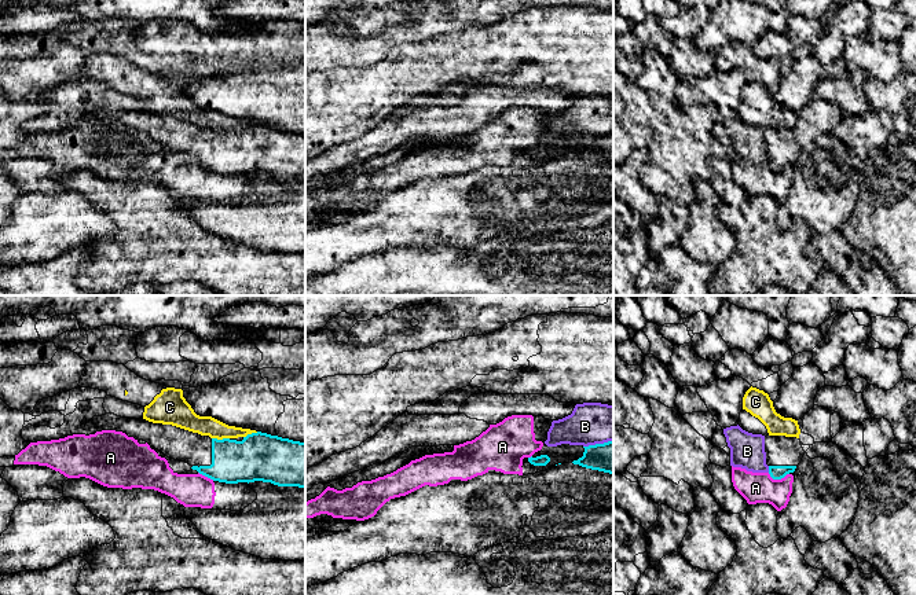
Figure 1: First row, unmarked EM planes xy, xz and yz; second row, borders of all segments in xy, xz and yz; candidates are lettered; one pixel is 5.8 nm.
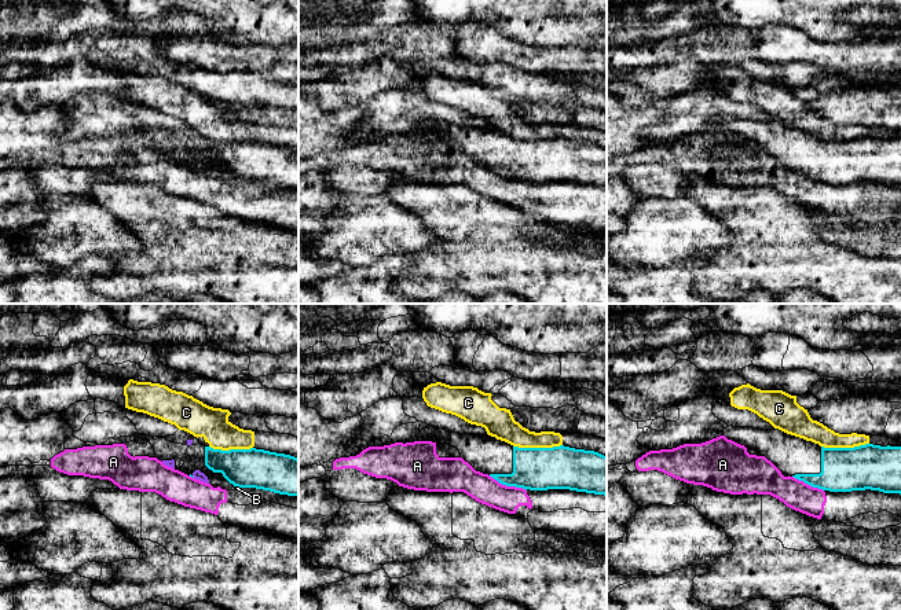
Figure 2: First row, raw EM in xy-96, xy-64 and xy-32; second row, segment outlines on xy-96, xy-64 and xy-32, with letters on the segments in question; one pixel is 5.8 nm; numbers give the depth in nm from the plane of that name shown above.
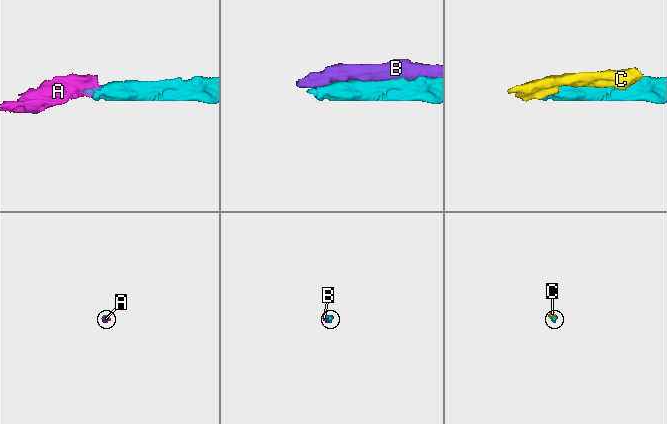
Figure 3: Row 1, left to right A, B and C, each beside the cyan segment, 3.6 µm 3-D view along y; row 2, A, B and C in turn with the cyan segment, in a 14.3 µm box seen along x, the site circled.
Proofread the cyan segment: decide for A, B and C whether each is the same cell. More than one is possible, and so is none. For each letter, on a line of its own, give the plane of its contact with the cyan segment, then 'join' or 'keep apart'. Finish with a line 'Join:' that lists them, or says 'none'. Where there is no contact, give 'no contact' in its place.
A: meets cyan in yz; keep apart
B: meets cyan in xz; keep apart
C: meets cyan in xy; keep apart
Join: none

